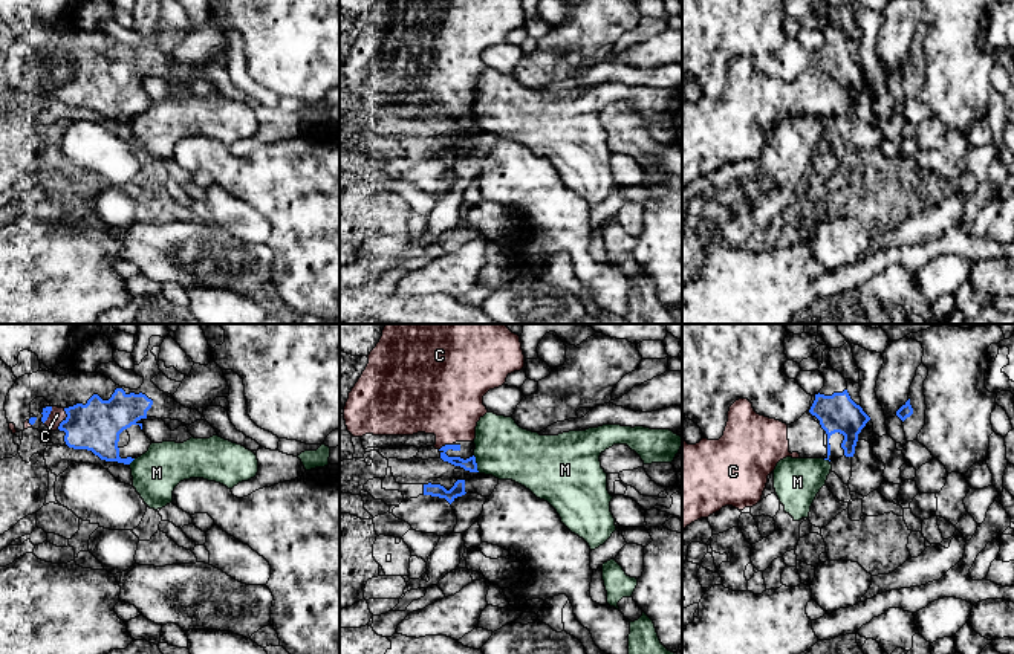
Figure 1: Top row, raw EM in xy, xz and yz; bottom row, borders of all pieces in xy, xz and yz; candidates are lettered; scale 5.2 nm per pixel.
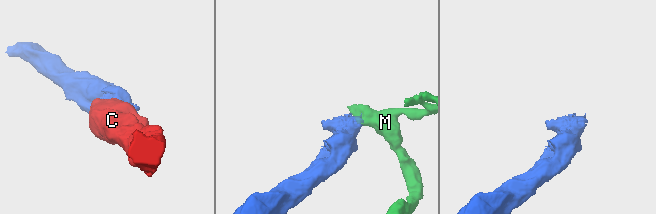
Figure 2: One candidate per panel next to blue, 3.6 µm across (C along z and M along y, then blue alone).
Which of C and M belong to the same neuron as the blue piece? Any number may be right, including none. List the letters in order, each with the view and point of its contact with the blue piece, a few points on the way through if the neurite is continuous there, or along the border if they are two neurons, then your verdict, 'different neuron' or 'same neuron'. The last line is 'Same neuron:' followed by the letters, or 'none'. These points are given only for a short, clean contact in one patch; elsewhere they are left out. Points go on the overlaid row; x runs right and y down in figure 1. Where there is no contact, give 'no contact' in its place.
C: contact xy (66, 419); same neuron
M: contact xz (476, 463); border xz (473, 456), (479, 471); different neuron
Same neuron: C

